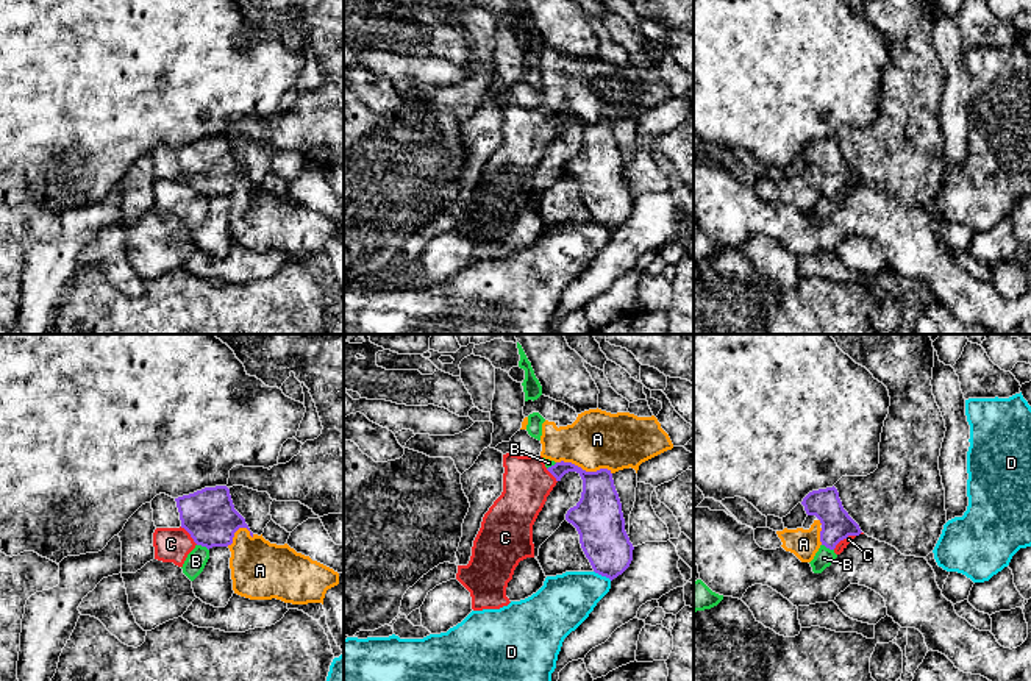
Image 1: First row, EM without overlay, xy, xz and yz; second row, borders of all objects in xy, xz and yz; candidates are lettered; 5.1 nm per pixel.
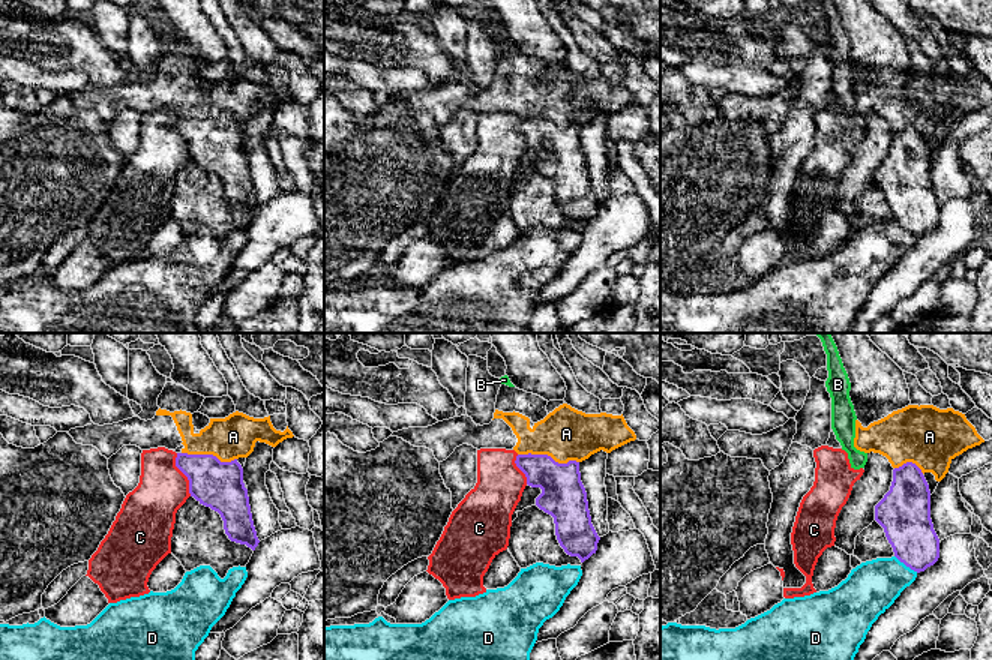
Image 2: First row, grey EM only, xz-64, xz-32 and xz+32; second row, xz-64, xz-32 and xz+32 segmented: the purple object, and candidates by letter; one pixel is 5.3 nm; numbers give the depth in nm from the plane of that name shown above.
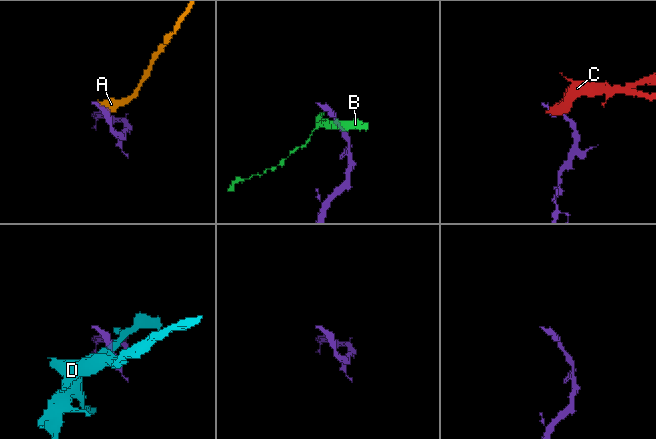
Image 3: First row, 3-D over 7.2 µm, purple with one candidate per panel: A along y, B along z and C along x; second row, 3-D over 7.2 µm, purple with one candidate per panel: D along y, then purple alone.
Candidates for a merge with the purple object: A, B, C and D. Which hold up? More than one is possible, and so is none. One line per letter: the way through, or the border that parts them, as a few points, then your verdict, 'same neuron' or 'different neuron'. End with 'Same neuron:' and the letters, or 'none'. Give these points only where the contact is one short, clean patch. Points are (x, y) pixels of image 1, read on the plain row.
A: different neuron
B: border along xy (197, 194), (208, 200); different neuron
C: border along yz (855, 185), (842, 189), (833, 199); different neuron
D: different neuron
Same neuron: none

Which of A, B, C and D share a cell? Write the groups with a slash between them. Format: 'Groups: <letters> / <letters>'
Groups: A / B C / D

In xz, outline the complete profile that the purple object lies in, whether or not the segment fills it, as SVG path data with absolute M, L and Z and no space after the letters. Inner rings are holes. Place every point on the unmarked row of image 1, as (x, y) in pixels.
M564 111L547 120L556 131L569 122L581 127L581 148L567 161L565 170L576 178L594 222L612 231L630 217L634 197L625 181L622 153L611 120L586 122Z

